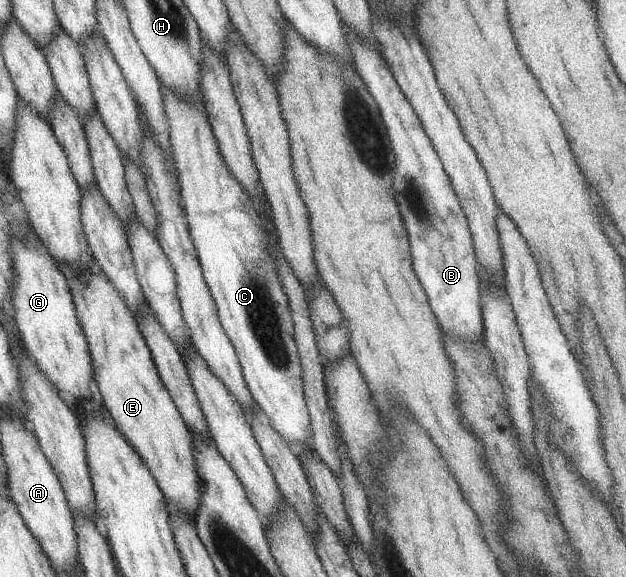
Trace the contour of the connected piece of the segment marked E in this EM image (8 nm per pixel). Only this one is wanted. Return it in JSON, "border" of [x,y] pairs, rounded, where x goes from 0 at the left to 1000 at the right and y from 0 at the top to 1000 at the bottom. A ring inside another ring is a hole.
{"border":[[[152,456],[129,477],[112,471],[105,458],[94,461],[115,506],[121,549],[142,605],[149,659],[163,681],[166,707],[179,721],[184,742],[220,783],[227,802],[249,832],[270,891],[297,891],[310,905],[319,856],[307,752],[256,660],[216,548]]]}

